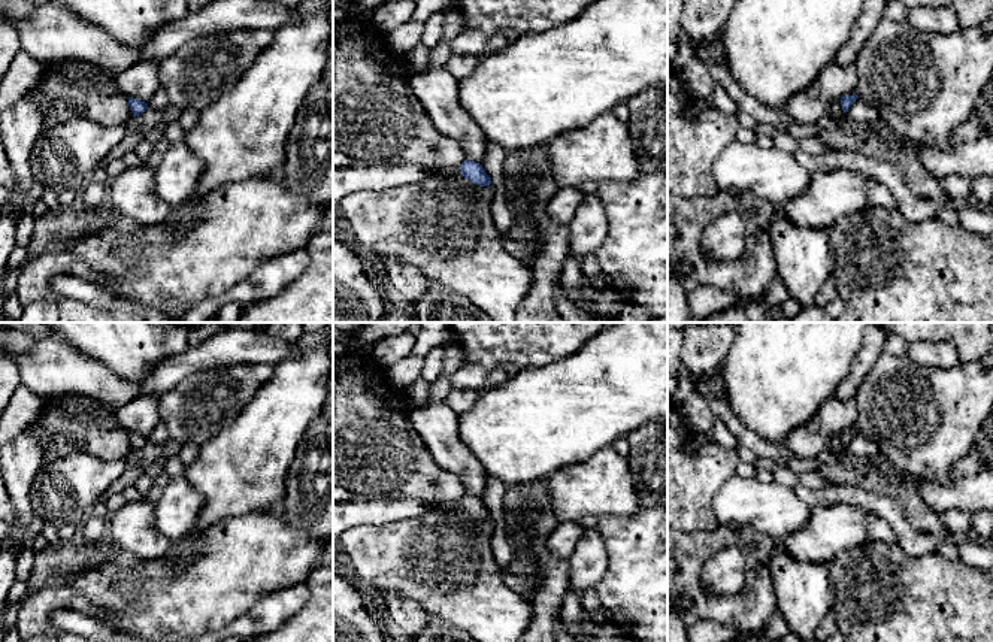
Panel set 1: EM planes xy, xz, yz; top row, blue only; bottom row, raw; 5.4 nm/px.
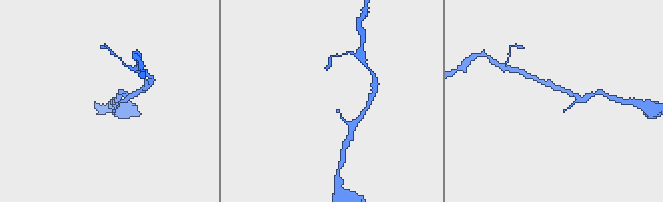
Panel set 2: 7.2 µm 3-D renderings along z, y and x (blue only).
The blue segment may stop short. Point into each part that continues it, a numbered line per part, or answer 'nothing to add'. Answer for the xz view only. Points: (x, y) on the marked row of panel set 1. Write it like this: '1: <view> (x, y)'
nothing to add

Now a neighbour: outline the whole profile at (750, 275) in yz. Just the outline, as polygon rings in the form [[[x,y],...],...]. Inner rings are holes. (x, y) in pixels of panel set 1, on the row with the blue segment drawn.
[[[718,191],[712,197],[678,197],[667,194],[667,263],[679,278],[760,302],[769,284],[778,279],[778,266],[772,252],[771,224],[776,206],[750,193]],[[735,212],[745,224],[745,249],[736,260],[708,258],[700,245],[705,228],[721,215]]]

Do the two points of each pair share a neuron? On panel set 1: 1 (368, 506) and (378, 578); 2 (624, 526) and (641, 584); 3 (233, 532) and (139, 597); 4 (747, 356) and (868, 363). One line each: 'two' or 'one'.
1: two
2: one
3: one
4: two

